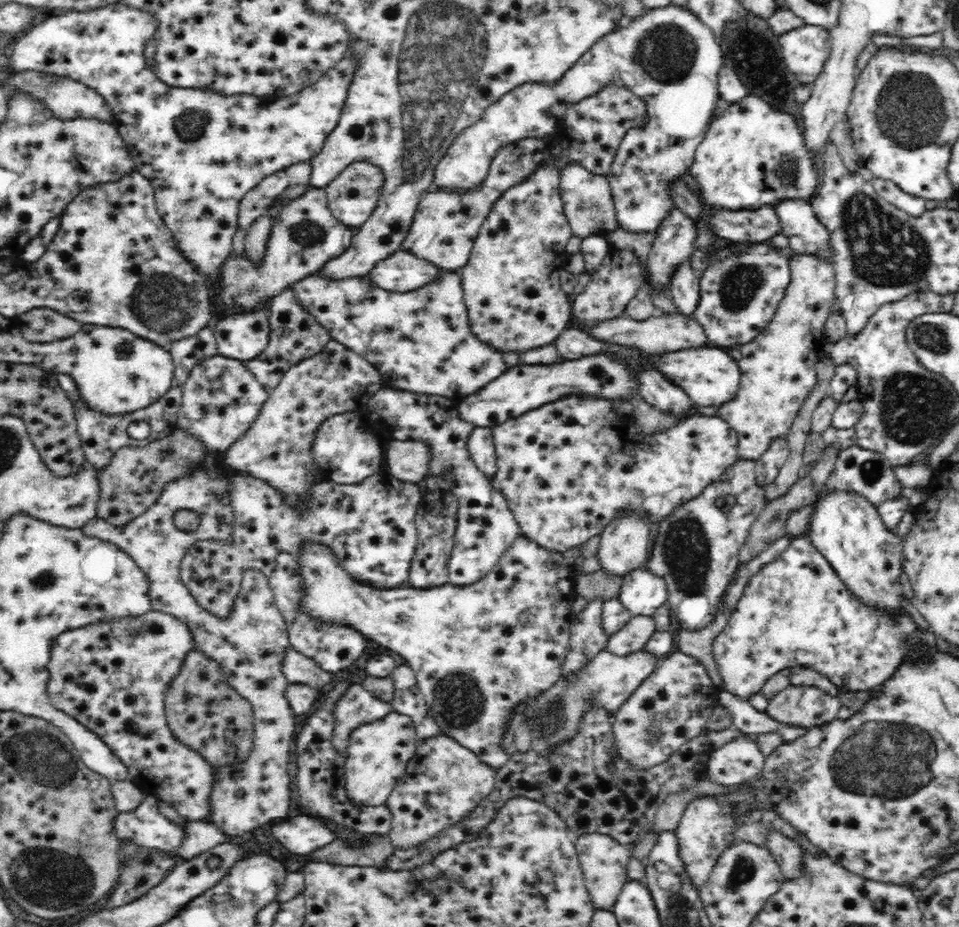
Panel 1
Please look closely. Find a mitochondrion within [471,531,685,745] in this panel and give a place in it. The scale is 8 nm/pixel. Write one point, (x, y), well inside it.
(555, 711)

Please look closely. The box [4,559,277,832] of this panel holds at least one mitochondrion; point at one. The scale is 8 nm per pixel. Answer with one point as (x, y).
(44, 760)

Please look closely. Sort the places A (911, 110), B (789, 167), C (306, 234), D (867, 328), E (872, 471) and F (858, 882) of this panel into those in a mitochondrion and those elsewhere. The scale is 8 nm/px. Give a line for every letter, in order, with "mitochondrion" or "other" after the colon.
A: mitochondrion
B: mitochondrion
C: mitochondrion
D: other
E: mitochondrion
F: other

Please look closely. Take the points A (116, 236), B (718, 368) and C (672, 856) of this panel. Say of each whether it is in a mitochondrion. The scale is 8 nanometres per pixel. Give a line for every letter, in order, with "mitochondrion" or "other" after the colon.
A: other
B: other
C: other

